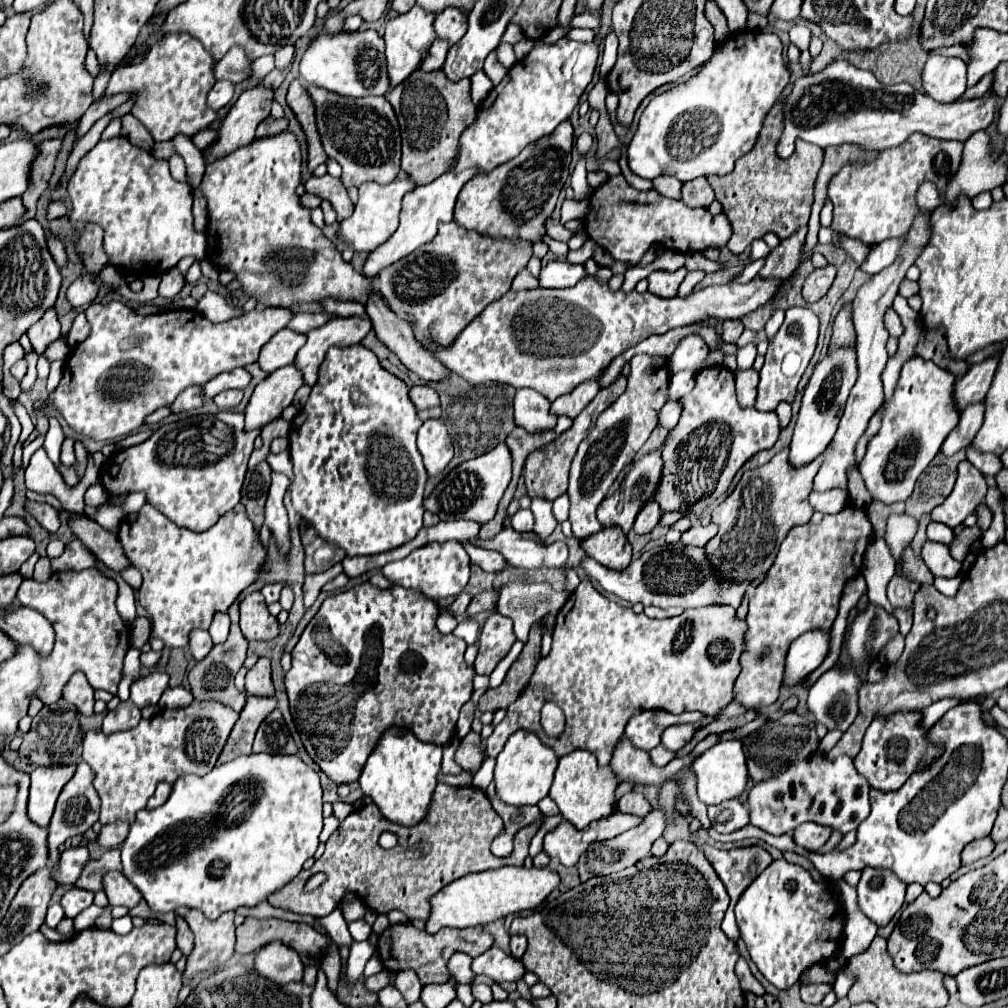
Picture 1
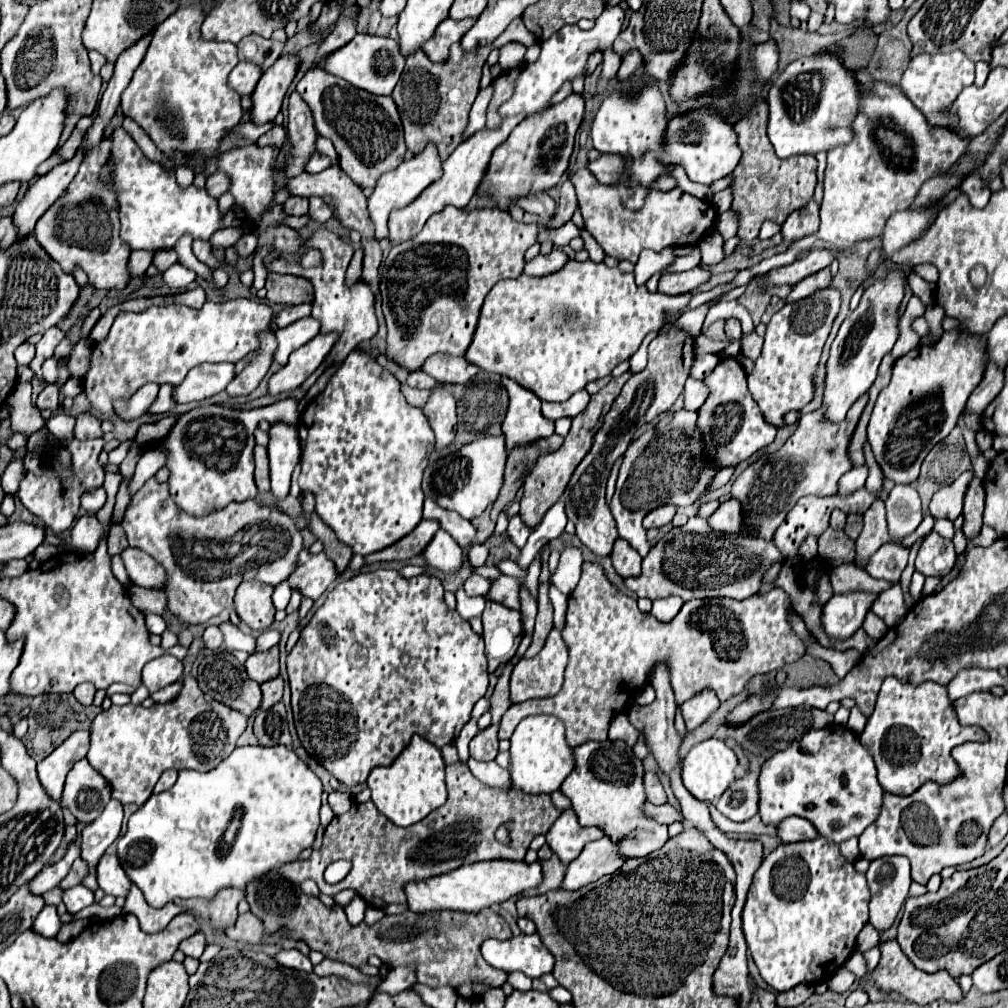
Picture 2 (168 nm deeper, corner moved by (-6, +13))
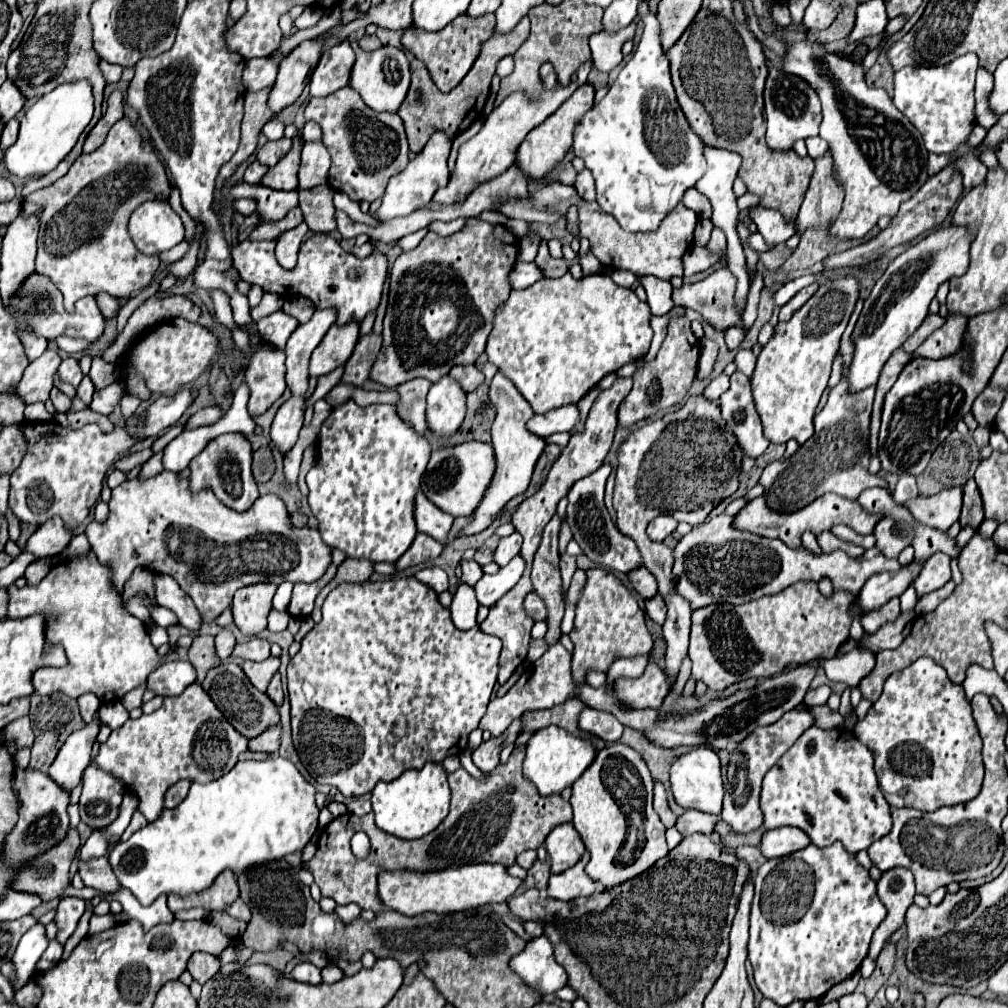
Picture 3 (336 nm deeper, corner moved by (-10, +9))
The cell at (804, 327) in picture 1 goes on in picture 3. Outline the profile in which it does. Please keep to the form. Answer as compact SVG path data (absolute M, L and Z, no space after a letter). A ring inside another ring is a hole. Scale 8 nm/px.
M846 275L828 279L788 323L776 325L776 335L758 355L758 365L752 377L752 395L768 441L786 443L796 439L798 445L802 445L812 437L814 411L826 389L840 337L850 321L858 297L860 281L856 277Z

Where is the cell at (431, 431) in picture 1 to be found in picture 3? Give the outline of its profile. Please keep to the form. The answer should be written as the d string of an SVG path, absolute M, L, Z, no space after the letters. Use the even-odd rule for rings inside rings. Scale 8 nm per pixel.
M450 375L430 387L426 419L434 437L450 437L464 421L466 391Z

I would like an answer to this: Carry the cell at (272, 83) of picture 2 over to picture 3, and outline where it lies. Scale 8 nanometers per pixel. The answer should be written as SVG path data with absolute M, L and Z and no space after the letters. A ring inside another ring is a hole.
M312 39L300 43L296 49L290 51L290 55L280 61L280 71L268 99L268 107L272 111L278 113L300 97L302 89L308 85L310 75L320 61L320 53L322 41Z

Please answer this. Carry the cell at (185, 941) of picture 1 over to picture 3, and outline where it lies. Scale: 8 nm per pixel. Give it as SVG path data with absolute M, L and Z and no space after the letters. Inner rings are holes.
M194 953L188 961L188 971L194 977L194 981L204 985L206 981L210 981L210 977L214 977L220 971L220 961L208 953Z

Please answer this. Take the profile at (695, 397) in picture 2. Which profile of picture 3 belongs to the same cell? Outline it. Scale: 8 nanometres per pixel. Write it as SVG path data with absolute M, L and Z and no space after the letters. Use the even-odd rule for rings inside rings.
M720 375L720 377L716 377L716 379L704 389L704 397L712 399L712 401L718 401L720 395L728 389L728 385L730 385L730 377L728 377L728 375Z

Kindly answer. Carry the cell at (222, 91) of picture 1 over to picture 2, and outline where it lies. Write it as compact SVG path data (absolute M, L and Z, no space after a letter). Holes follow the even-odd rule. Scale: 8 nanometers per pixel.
M240 61L228 75L228 85L238 93L238 95L250 95L254 91L254 85L258 83L262 71L246 61Z

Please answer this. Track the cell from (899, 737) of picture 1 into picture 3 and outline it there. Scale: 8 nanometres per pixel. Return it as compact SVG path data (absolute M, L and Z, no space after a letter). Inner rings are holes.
M922 657L910 667L888 677L880 699L868 709L866 717L856 723L854 735L874 753L878 775L882 775L884 769L892 769L902 777L902 789L896 793L886 793L886 801L892 807L934 811L944 805L972 801L980 793L984 777L984 765L980 757L982 741L978 737L978 727L972 719L970 701L966 699L962 685L954 685L948 679L946 671L928 657Z

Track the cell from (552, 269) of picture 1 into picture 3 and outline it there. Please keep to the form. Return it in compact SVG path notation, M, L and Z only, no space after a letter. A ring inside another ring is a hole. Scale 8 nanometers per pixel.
M518 261L514 273L510 273L510 289L526 289L542 279L542 271L534 263Z

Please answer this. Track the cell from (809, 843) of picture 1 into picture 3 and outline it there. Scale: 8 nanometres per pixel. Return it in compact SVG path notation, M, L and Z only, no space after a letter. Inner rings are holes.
M778 827L772 831L766 831L760 841L760 851L766 859L776 859L784 857L790 853L796 853L804 847L810 845L810 839L802 829L792 829L792 827Z

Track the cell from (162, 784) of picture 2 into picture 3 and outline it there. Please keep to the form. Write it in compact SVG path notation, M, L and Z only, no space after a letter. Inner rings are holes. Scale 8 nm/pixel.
M178 781L176 785L172 785L172 787L168 789L168 793L166 793L166 799L164 799L166 809L178 807L178 805L182 803L182 799L186 797L188 789L190 789L190 781Z

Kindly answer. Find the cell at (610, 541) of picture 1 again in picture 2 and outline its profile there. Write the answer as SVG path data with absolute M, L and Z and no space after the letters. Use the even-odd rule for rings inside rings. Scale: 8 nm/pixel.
M618 537L618 541L614 541L614 553L610 553L610 559L612 559L612 565L620 577L640 575L642 557L626 539Z

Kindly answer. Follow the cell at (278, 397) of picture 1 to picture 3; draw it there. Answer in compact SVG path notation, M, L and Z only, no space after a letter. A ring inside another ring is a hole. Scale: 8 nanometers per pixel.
M332 325L310 359L310 377L320 377L344 365L358 343L360 325Z

